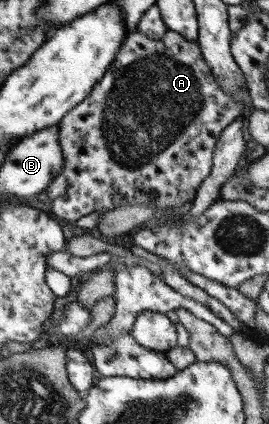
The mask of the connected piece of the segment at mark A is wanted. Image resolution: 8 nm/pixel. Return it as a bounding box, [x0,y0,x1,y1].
[47,29,243,224]

